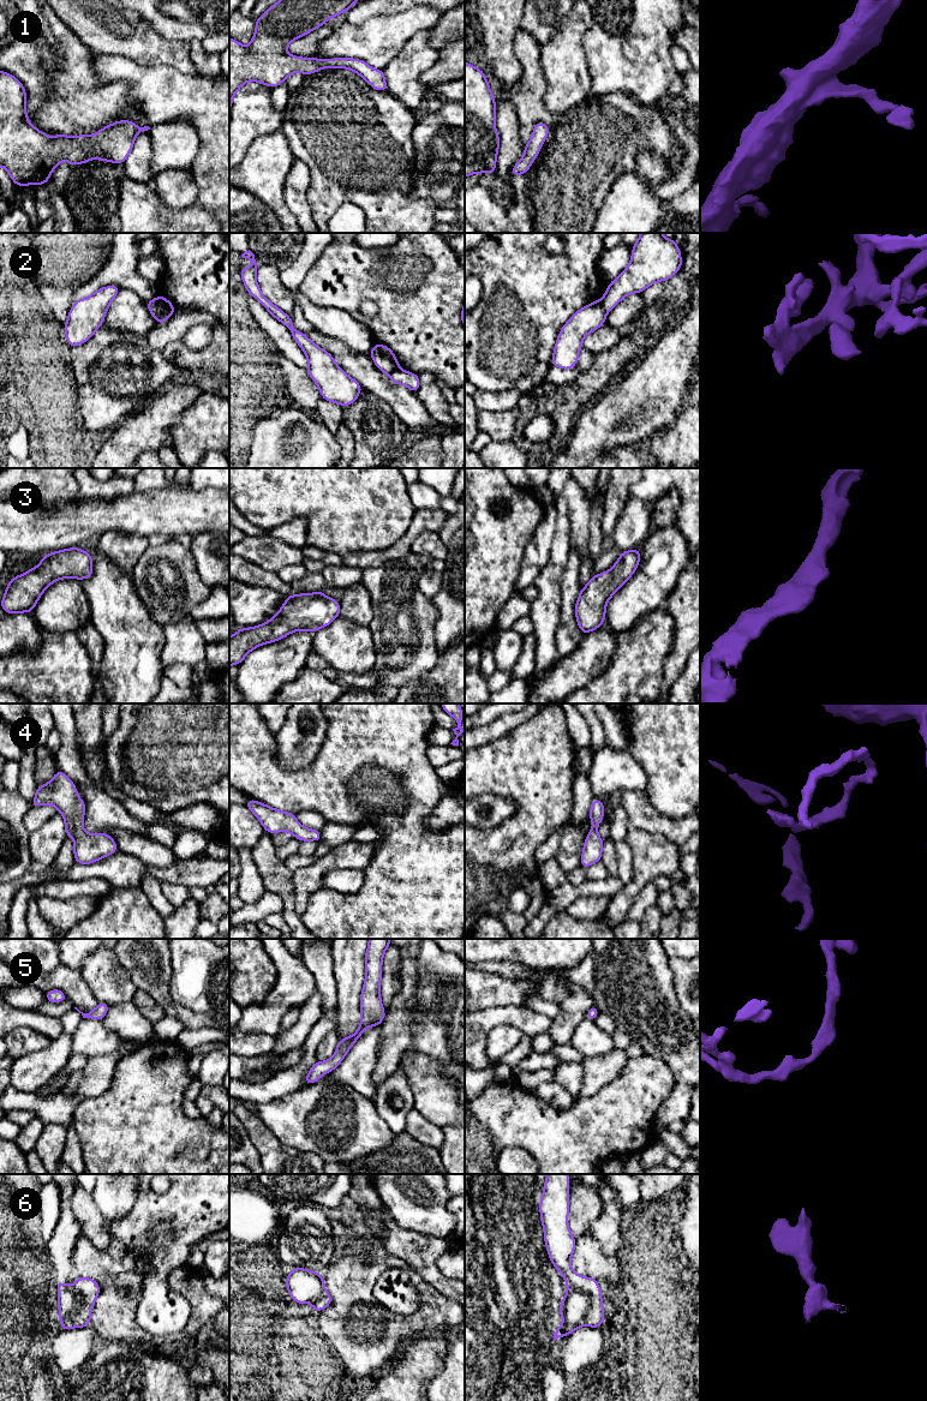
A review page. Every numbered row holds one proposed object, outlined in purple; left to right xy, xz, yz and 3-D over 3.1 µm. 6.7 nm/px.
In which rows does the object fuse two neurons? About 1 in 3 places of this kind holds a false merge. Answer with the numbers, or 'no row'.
2, 6

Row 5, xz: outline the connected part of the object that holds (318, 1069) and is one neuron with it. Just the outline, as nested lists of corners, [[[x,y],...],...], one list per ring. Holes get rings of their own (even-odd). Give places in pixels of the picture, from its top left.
[[[369,939],[365,953],[365,982],[360,994],[361,1020],[357,1031],[337,1041],[335,1054],[327,1061],[315,1062],[306,1078],[305,1085],[316,1083],[323,1074],[335,1070],[352,1046],[359,1040],[369,1026],[381,1025],[385,1012],[381,1001],[382,960],[390,939]]]

